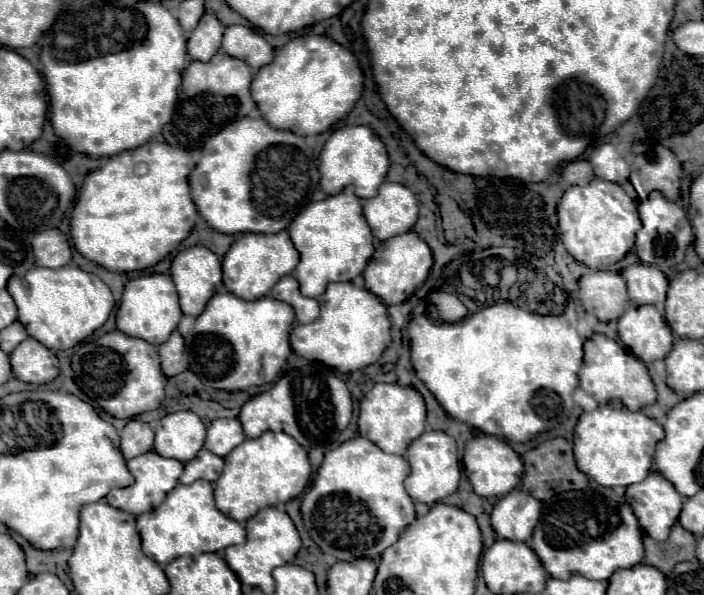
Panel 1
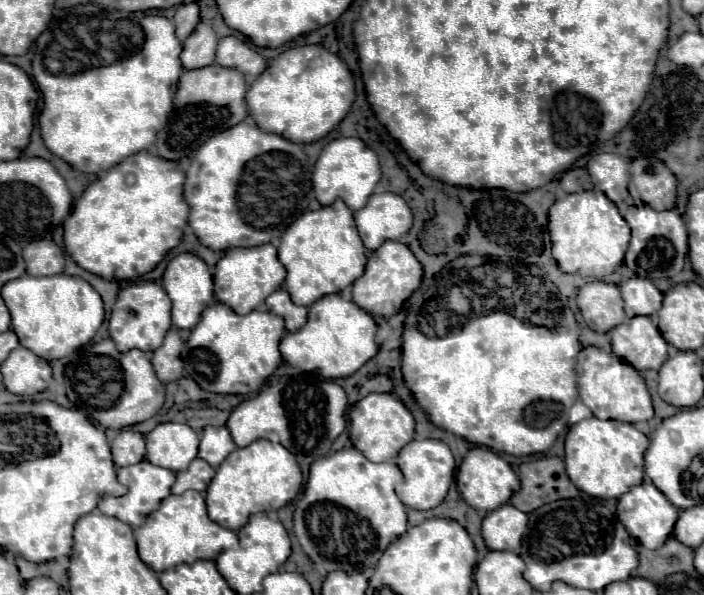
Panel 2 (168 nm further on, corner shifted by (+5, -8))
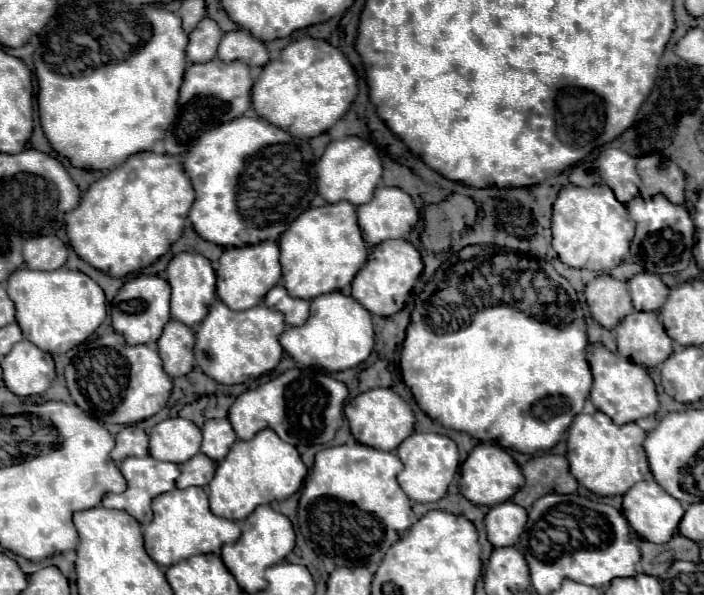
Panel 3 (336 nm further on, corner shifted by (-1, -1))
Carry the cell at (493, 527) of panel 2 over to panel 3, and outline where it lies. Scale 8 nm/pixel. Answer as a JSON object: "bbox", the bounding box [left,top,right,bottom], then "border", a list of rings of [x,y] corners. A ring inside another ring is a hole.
{"bbox":[484,501,528,547],"border":[[[506,501],[492,507],[484,519],[488,541],[494,547],[508,547],[520,541],[520,533],[528,521],[528,513],[524,507]]]}

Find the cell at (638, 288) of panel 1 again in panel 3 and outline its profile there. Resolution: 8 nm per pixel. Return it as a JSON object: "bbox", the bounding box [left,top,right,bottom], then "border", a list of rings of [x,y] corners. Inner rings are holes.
{"bbox":[628,273,670,311],"border":[[[638,273],[628,281],[636,311],[658,311],[668,299],[670,289],[652,273]]]}

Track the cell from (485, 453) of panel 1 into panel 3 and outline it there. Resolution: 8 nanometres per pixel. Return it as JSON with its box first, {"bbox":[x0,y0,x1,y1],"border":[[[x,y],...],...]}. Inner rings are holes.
{"bbox":[460,443,524,507],"border":[[[478,443],[468,455],[468,459],[464,461],[460,473],[462,473],[460,493],[476,505],[494,507],[498,503],[510,501],[514,493],[520,487],[524,487],[524,475],[520,467],[516,465],[516,461],[500,445],[494,445],[494,443]]]}

